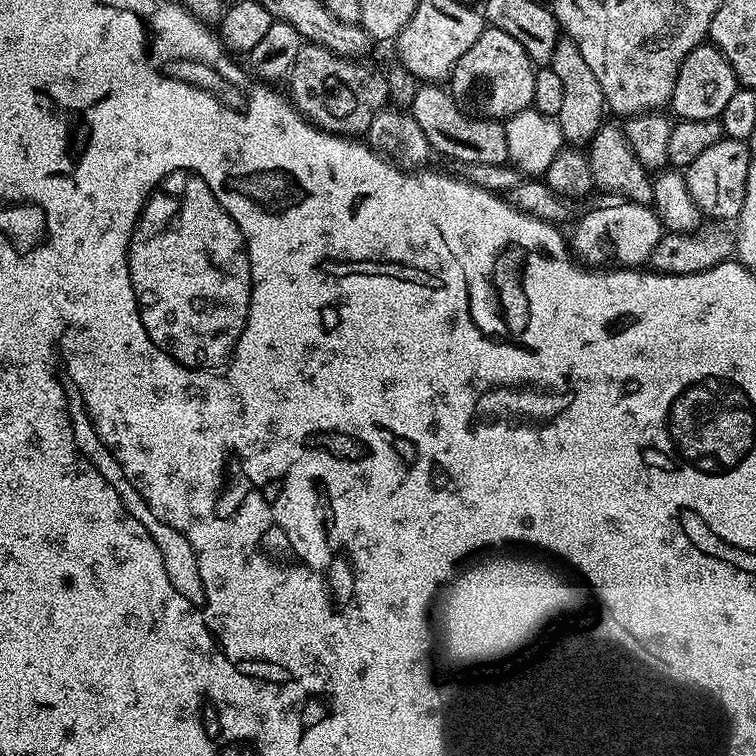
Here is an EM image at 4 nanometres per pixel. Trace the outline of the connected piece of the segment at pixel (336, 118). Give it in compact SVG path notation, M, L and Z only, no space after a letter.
M311 42L301 43L296 61L292 63L290 81L292 80L292 92L290 99L298 111L303 114L304 119L310 121L315 128L321 128L323 132L333 132L335 136L347 136L349 138L360 138L367 133L370 122L385 107L389 99L388 82L383 71L375 72L372 68L360 64L359 59L339 56L320 44Z

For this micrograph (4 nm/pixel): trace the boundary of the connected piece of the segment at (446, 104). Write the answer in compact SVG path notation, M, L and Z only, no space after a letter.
M424 82L419 85L410 107L412 117L422 126L422 134L426 134L429 149L441 152L452 160L460 160L461 165L485 164L498 166L509 163L506 146L506 130L499 120L490 120L465 110L447 87L436 82Z

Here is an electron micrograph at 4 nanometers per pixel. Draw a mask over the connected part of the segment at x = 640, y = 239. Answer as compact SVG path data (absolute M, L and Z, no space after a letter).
M635 202L612 203L616 204L596 208L575 221L576 229L572 236L570 232L571 251L588 266L636 268L647 265L650 254L666 235L666 229L655 207Z

